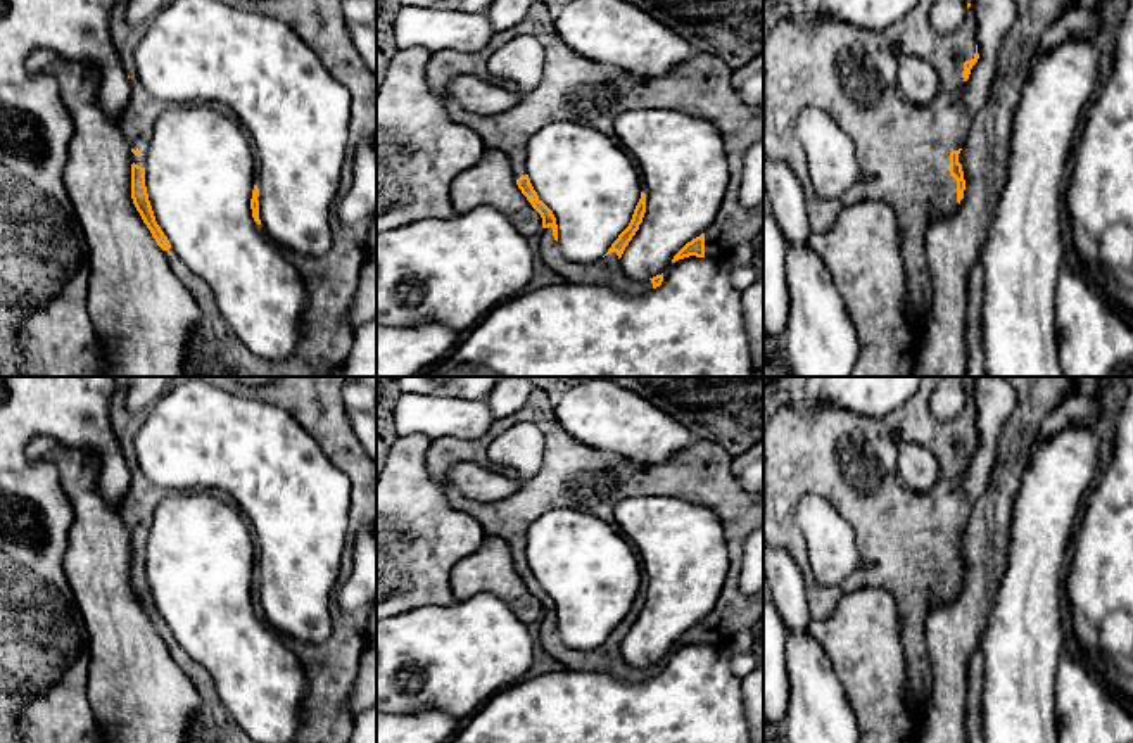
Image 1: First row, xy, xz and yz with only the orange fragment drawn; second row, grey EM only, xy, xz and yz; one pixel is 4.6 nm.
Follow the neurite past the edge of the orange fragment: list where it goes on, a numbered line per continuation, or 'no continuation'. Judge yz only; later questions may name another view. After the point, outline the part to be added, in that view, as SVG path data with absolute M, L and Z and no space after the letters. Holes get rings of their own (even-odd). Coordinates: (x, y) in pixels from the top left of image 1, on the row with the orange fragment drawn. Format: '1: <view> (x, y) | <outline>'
1: yz (904, 151) | M812 0L810 12L801 22L791 16L781 19L767 36L763 47L763 152L772 161L786 162L796 175L805 192L808 221L813 232L827 232L839 211L857 202L881 200L893 209L898 221L900 251L908 282L905 314L921 346L933 306L933 283L926 259L926 230L933 218L952 216L959 206L957 180L950 175L950 152L962 149L971 130L972 112L964 102L965 81L962 71L964 62L974 59L976 54L976 14L972 0L967 0L971 7L965 10L962 24L946 35L936 33L931 28L929 10L934 2L919 0L914 10L893 26L883 31L865 31L832 17L820 17ZM902 55L917 57L936 69L940 92L927 105L915 105L898 92L898 73L895 69ZM808 105L826 111L853 140L857 162L865 176L839 199L822 199L812 185L807 152L798 137L798 116Z

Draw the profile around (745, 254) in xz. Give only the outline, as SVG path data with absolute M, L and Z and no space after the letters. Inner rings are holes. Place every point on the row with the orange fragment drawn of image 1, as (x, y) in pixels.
M746 242L736 247L729 256L727 261L732 268L746 266L756 263L756 247L755 242Z

